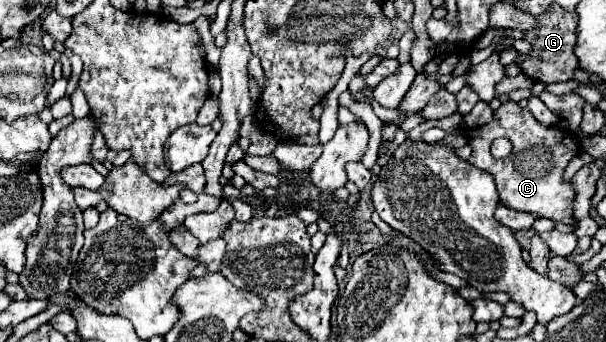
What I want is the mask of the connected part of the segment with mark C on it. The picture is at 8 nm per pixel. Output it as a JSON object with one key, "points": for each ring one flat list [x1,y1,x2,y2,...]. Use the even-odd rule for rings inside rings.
{"points":[[504,101,500,109,494,111,490,123,468,129,466,137,468,145,472,147,468,163,494,177,502,205,516,211,534,213,538,217,546,217,558,223,572,223,574,193,572,185,562,181,562,175,568,161,578,153,580,147,576,137,568,129,544,127,534,119,528,109,520,109,514,101],[496,137,510,139,512,155,508,159,492,157,490,147]]}

